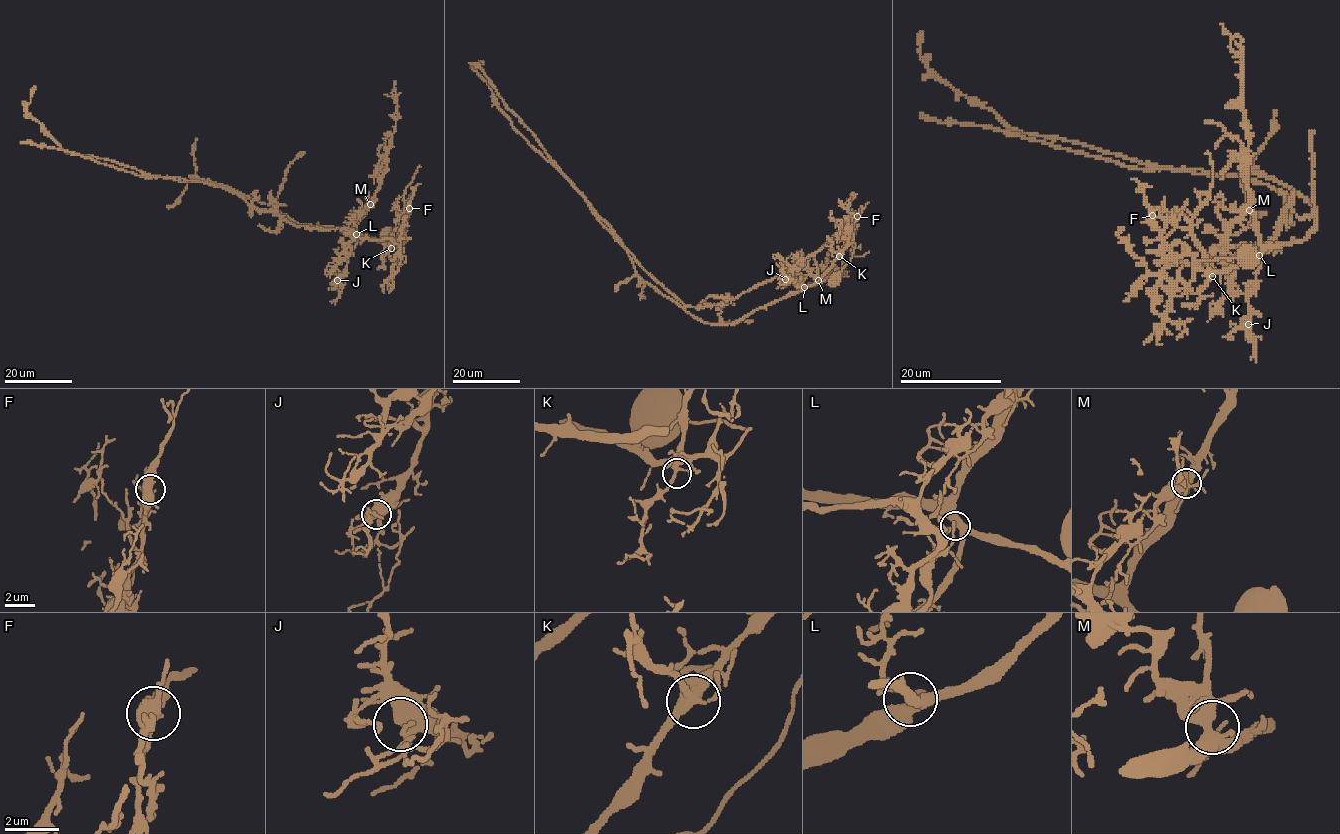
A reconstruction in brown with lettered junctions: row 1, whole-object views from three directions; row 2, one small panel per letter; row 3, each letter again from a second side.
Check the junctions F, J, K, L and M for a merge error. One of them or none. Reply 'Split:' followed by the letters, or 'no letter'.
Split: F

